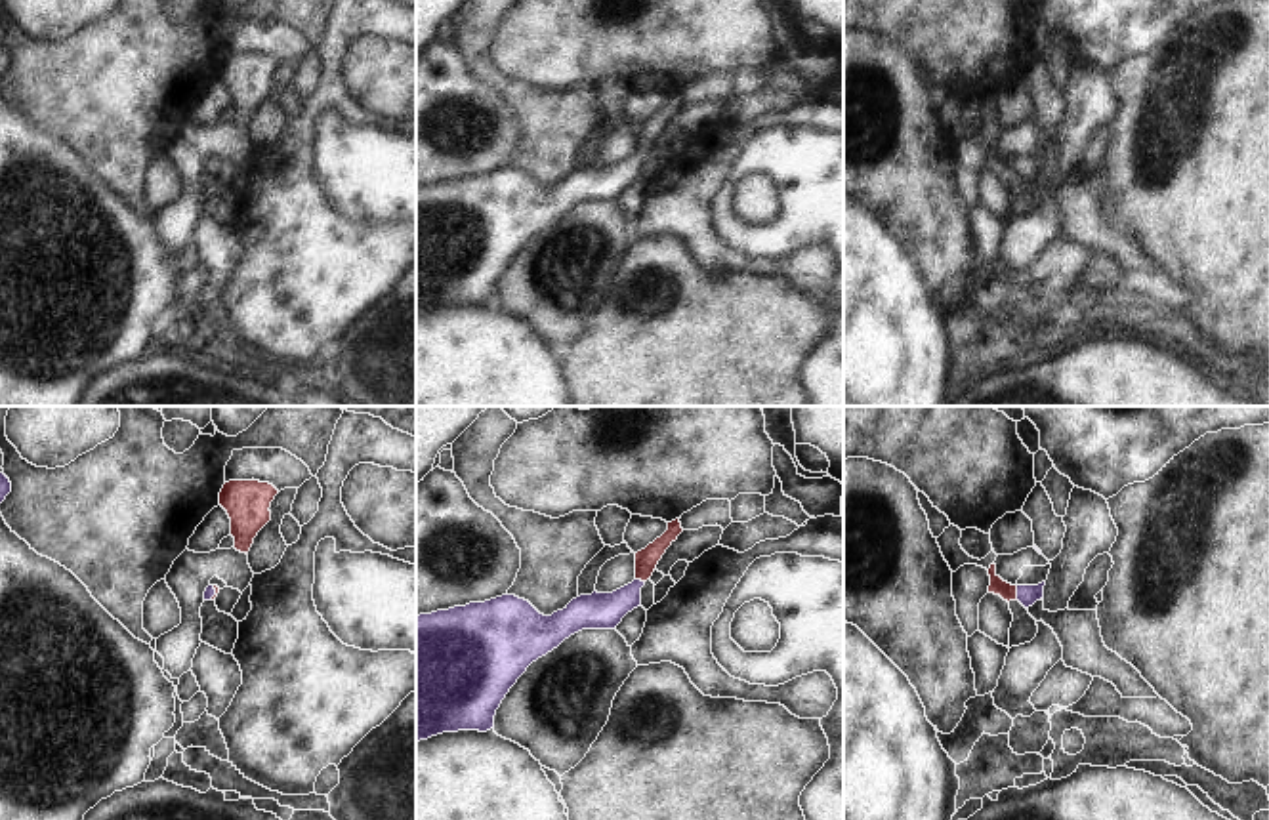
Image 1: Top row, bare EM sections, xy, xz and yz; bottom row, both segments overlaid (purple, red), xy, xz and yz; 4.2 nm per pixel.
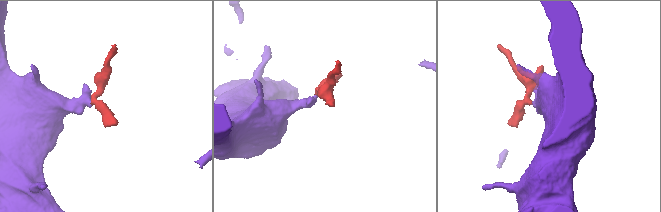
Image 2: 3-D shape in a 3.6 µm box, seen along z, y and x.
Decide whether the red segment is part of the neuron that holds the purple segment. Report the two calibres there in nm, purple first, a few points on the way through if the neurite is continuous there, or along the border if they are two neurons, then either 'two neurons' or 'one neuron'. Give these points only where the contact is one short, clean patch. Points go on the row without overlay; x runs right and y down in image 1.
90 nm thick on the purple side, 70 nm on the other; runs through yz (1027, 168), (1018, 166), (1008, 164); one neuron

